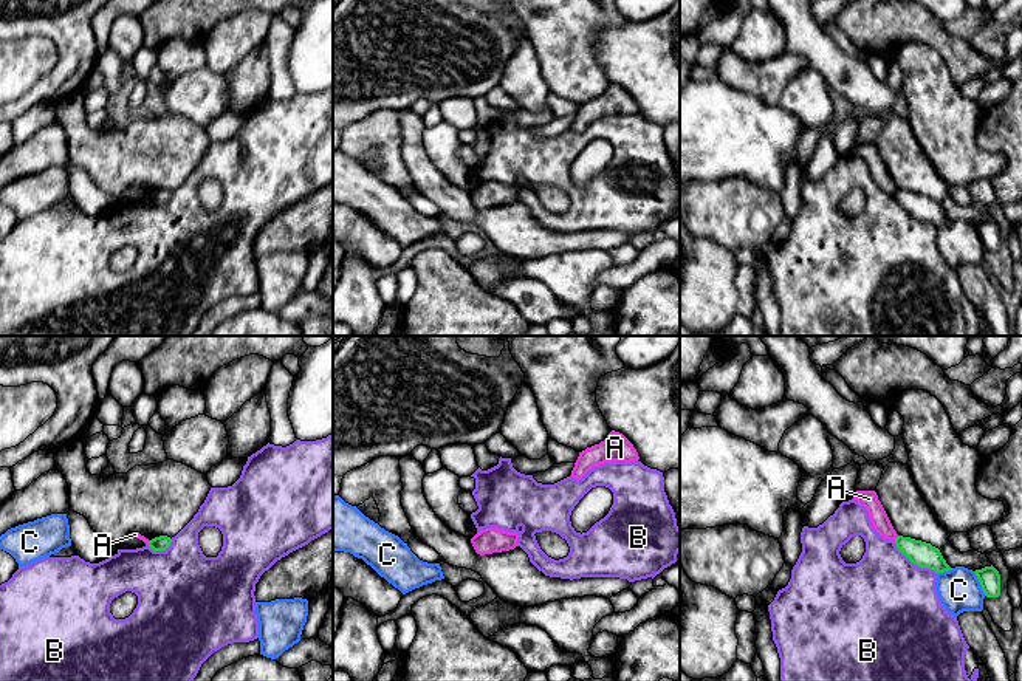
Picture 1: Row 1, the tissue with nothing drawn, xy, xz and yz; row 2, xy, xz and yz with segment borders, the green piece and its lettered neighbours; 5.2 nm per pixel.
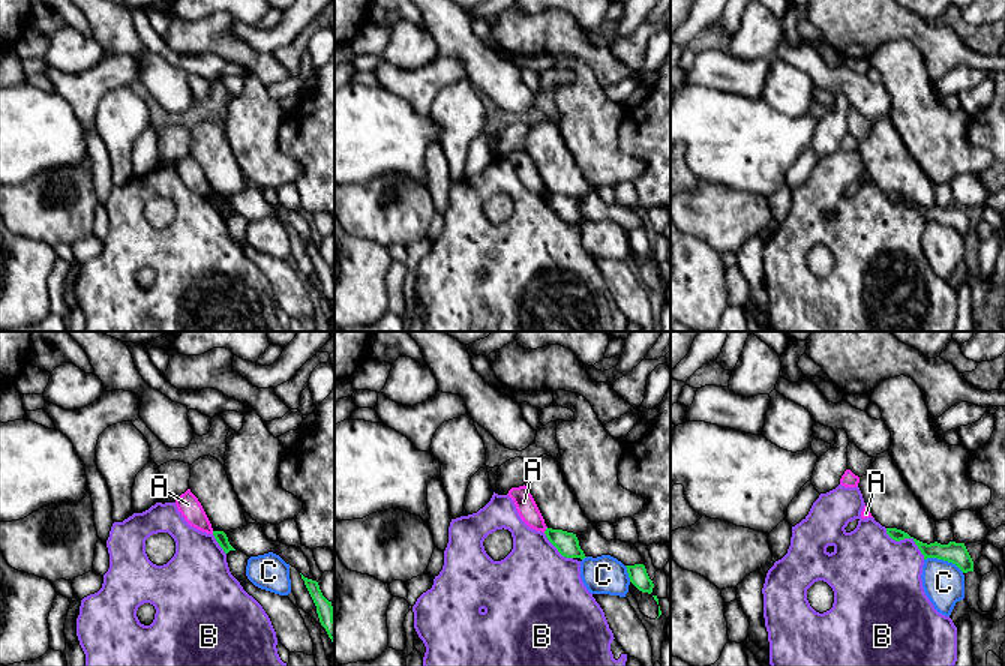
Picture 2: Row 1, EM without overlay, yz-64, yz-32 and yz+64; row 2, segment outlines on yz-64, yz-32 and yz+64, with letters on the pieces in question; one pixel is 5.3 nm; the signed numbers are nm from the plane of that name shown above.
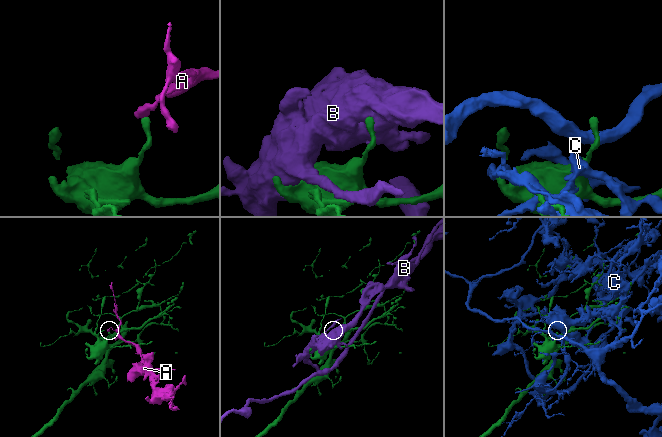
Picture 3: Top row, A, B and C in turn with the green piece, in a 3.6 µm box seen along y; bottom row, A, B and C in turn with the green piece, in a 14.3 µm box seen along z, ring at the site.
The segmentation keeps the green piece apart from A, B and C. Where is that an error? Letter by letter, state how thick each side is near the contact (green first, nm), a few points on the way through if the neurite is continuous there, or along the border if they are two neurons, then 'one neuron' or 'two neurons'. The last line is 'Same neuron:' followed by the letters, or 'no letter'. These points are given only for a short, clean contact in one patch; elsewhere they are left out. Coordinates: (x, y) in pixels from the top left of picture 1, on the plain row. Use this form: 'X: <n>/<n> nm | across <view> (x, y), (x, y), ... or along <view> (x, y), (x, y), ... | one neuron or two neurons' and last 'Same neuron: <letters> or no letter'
A: 130/90 nm | along yz (898, 189), (894, 194) | two neurons
B: 130/480 nm | two neurons
C: 110/220 nm | two neurons
Same neuron: no letter

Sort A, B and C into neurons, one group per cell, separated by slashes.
A / B / C

